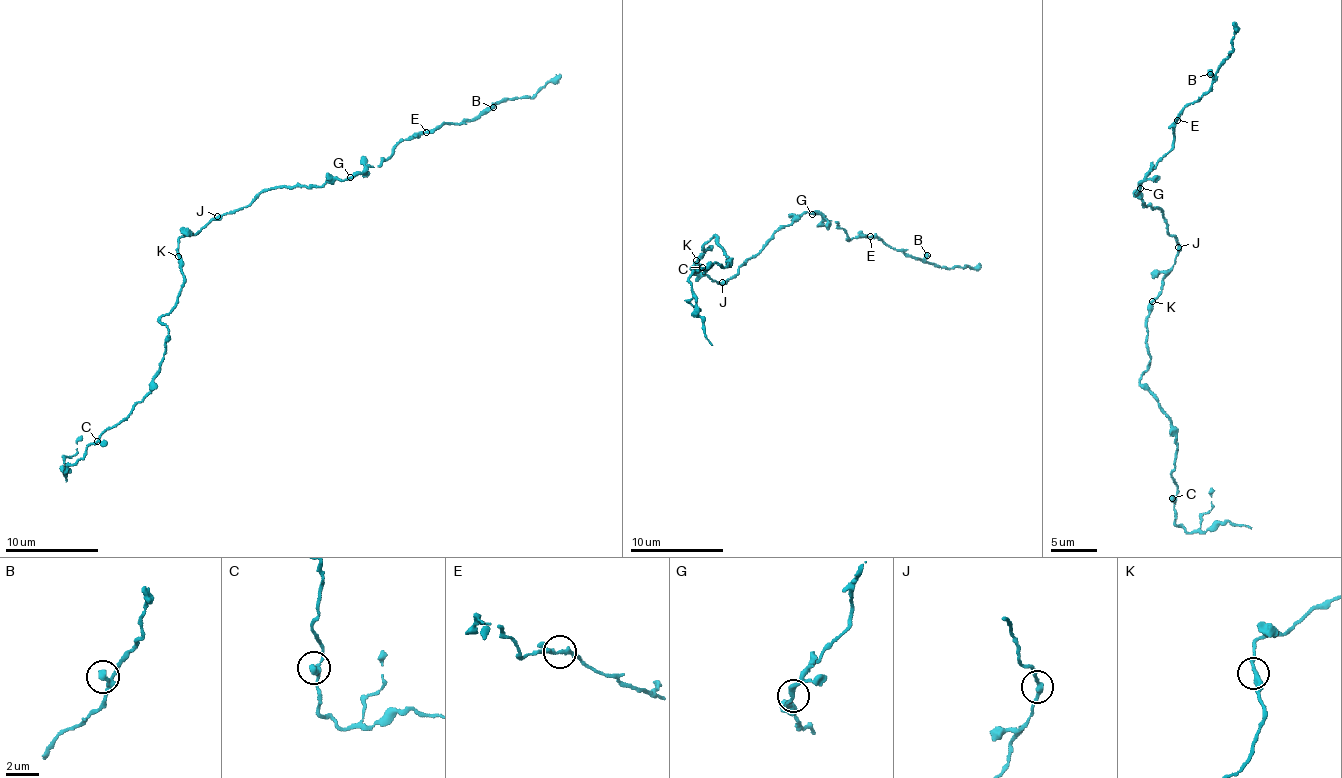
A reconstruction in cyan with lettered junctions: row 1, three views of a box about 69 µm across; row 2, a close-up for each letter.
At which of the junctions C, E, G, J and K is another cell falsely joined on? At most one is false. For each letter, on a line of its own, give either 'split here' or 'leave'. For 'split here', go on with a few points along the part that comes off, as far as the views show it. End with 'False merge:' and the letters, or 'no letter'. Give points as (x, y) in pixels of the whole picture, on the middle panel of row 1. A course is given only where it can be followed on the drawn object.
C: leave
E: leave
G: leave
J: leave
K: leave
False merge: no letter

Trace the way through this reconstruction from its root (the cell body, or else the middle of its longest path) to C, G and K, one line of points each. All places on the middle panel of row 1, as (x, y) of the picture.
C: (725, 284), (694, 273), (713, 236), (732, 261), (725, 267), (714, 263), (707, 272), (702, 267)
G: (725, 284), (778, 230), (805, 213), (812, 214)
K: (725, 284), (694, 273), (697, 271), (696, 260)

